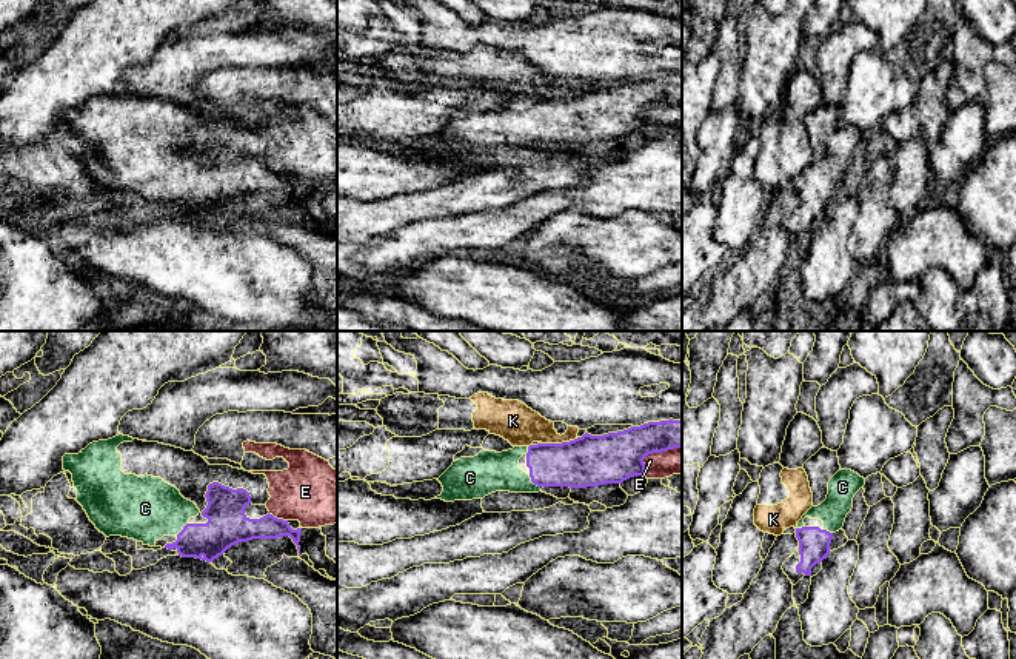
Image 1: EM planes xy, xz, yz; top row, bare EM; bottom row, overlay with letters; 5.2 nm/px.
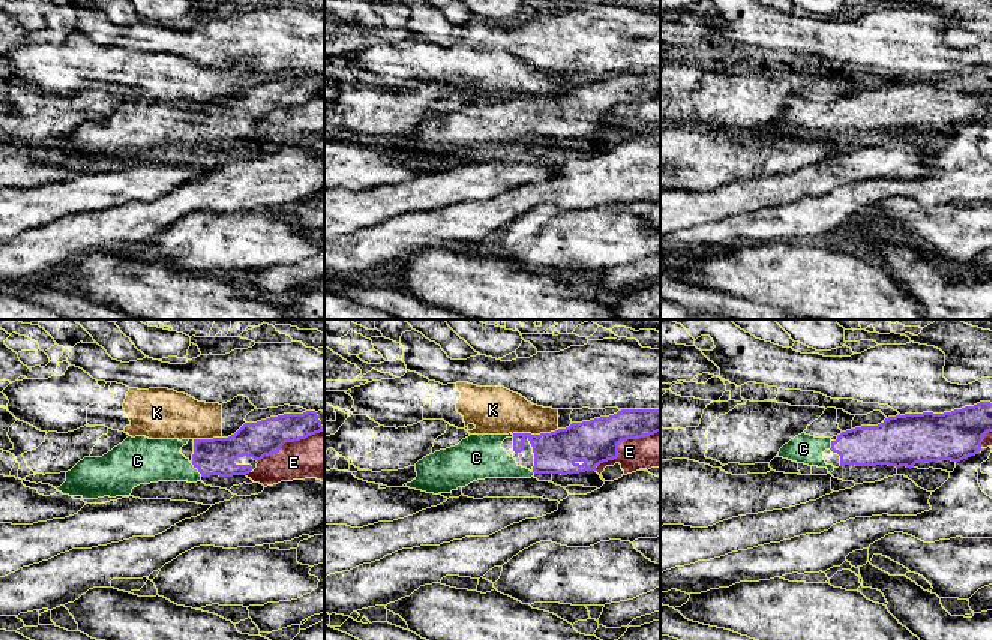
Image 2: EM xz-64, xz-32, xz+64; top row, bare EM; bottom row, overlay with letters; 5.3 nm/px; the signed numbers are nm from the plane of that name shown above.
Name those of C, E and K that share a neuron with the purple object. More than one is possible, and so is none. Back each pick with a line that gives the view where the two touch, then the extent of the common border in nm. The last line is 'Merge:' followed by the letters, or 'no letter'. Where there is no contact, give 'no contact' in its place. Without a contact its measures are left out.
C: xz | 110 nm
Merge: C

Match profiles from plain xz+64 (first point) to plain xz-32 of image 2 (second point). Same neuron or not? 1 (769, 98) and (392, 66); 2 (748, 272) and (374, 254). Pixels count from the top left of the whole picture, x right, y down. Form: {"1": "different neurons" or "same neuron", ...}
{"1": "different neurons", "2": "different neurons"}

